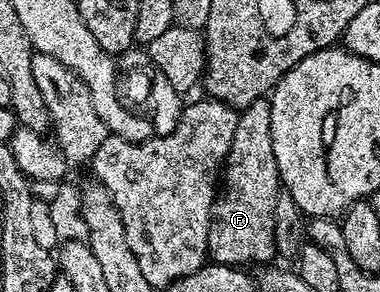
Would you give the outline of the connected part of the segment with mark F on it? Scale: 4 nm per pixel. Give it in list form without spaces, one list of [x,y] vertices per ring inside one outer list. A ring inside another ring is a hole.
[[[263,98],[238,112],[236,134],[224,165],[224,187],[210,217],[208,256],[213,263],[266,266],[275,259],[274,223],[279,191],[276,150],[272,150],[272,110],[269,99]]]

